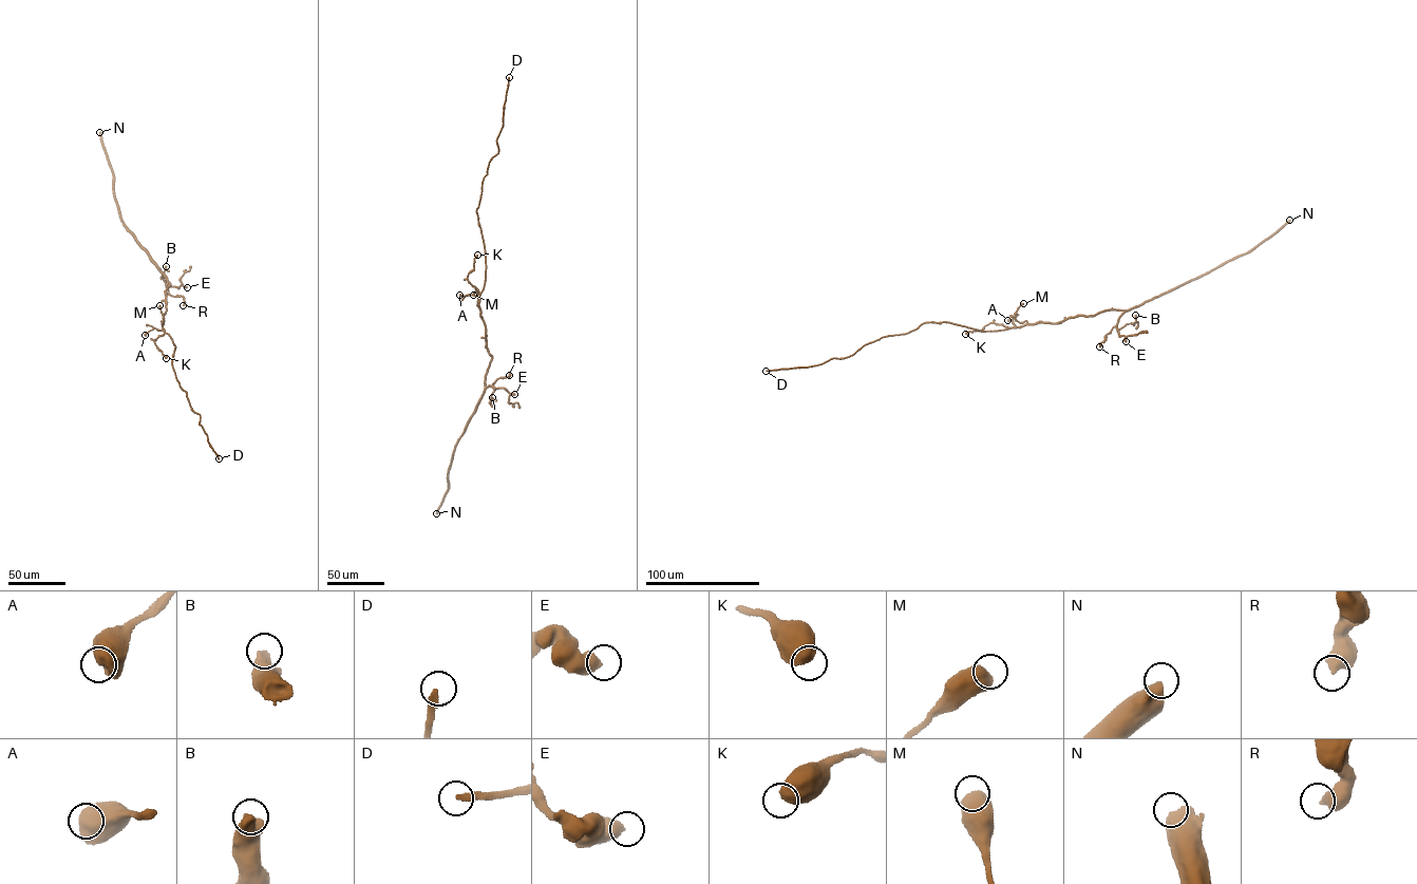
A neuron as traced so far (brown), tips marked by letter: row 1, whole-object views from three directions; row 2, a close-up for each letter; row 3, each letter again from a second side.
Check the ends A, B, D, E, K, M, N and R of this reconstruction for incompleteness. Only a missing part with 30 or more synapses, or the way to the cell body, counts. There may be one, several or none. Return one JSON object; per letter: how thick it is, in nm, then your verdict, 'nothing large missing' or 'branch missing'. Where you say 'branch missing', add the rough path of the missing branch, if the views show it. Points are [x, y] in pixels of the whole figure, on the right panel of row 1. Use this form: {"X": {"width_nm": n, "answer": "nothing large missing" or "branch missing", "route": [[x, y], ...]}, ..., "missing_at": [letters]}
{"A": {"width_nm": 700, "answer": "nothing large missing"}, "B": {"width_nm": 550, "answer": "nothing large missing"}, "D": {"width_nm": 240, "answer": "branch missing"}, "E": {"width_nm": 550, "answer": "nothing large missing"}, "K": {"width_nm": 650, "answer": "nothing large missing"}, "M": {"width_nm": 650, "answer": "nothing large missing"}, "N": {"width_nm": 650, "answer": "nothing large missing"}, "R": {"width_nm": 480, "answer": "nothing large missing"}, "missing_at": ["D"]}

